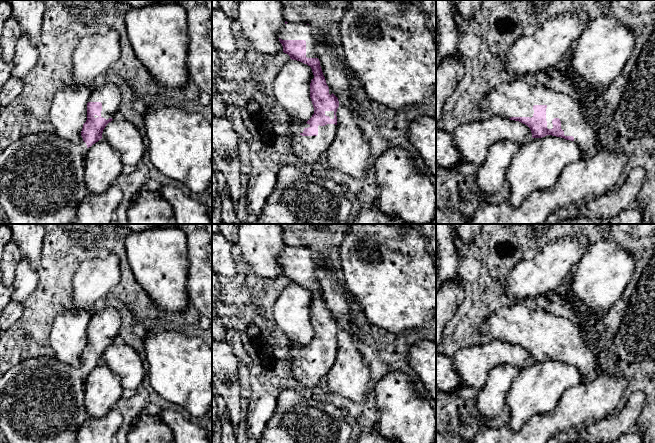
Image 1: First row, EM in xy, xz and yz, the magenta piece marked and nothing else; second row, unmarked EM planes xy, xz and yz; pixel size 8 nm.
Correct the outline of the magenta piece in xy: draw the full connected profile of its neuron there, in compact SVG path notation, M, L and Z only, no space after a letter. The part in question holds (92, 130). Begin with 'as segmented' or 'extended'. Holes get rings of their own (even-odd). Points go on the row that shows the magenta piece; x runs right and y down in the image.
extended | M106 83L91 91L87 103L87 120L83 124L82 143L72 143L56 133L44 132L26 135L8 145L0 154L0 207L5 212L9 224L73 224L81 202L89 194L83 178L83 160L89 147L102 139L106 125L117 113L121 102L121 91L117 85Z

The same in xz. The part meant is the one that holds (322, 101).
extended | M285 21L284 28L279 34L279 41L283 46L283 52L290 56L290 59L300 61L311 67L314 78L310 83L310 98L314 107L314 114L306 122L290 118L290 132L293 135L293 152L306 163L315 163L324 157L331 143L334 141L337 131L336 112L339 107L338 98L328 87L323 75L320 61L317 58L318 36L309 24L288 23Z

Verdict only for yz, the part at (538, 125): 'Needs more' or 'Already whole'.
Needs more

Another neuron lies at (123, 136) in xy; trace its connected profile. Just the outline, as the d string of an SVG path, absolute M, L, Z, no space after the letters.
M112 120L104 128L102 139L119 153L123 165L135 167L142 161L145 144L132 122Z

